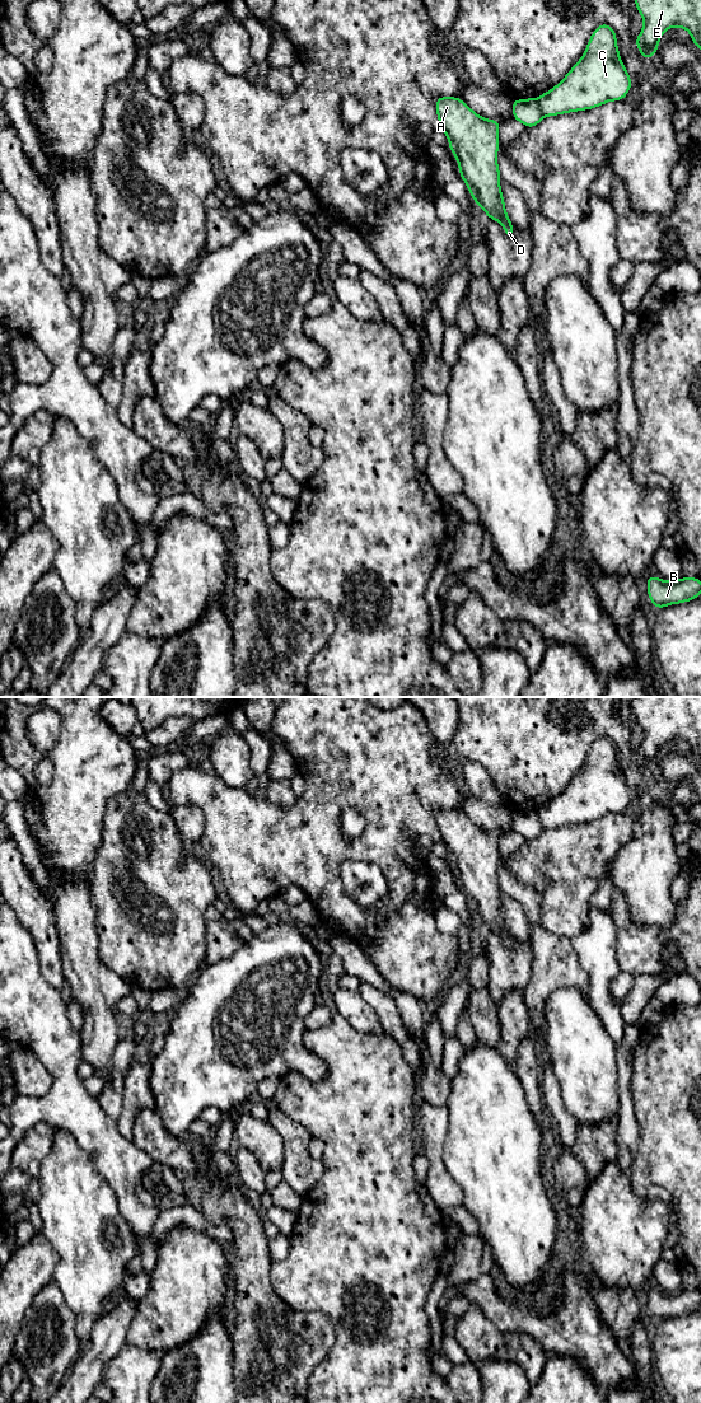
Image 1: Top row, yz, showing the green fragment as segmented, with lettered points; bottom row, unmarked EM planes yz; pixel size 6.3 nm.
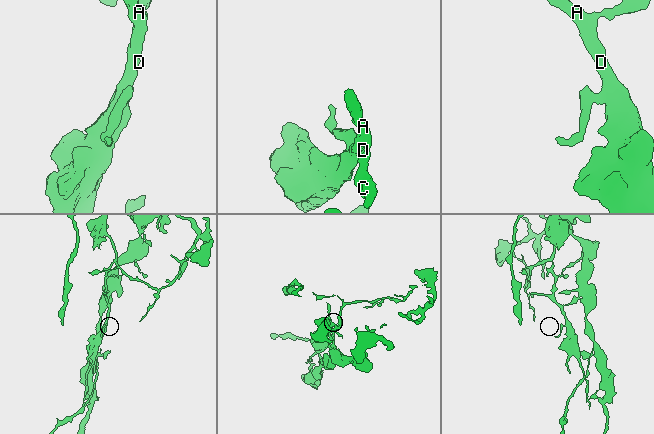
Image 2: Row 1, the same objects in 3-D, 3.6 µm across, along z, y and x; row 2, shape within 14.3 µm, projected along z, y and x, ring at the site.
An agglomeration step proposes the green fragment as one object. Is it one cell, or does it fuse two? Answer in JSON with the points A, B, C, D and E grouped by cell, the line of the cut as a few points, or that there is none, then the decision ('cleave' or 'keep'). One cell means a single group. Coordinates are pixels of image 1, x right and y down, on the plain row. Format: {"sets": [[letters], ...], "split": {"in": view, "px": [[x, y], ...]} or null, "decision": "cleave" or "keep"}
{"sets": [["A", "D"], ["B", "C", "E"]], "split": {"in": "yz", "px": [[537, 812], [543, 828]]}, "decision": "cleave"}

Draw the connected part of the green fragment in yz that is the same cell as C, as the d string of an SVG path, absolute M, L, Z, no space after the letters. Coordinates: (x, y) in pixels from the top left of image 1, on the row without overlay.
M603 735L593 743L580 772L556 799L538 810L538 817L543 828L592 822L607 814L623 813L631 798L631 789L620 771L616 743L609 736Z

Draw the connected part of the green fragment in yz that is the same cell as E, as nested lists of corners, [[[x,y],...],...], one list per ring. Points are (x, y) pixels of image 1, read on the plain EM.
[[[634,697],[637,724],[644,731],[636,761],[653,772],[660,748],[672,739],[682,739],[701,761],[701,697]]]

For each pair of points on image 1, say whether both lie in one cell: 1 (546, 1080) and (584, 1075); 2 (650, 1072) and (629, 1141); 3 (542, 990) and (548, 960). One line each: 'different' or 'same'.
1: different
2: different
3: same

